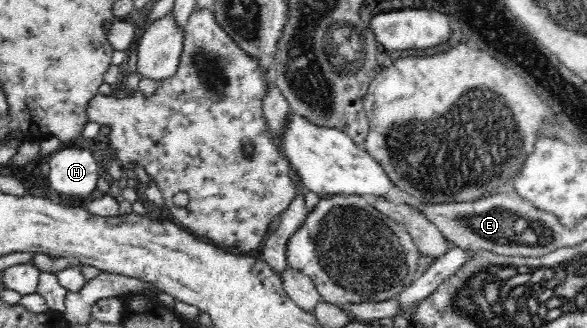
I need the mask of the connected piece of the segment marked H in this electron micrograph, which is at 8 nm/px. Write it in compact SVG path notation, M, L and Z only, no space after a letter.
M69 146L53 153L47 160L50 171L46 185L53 193L53 197L68 197L81 201L89 197L97 189L98 163L94 160L92 151L88 148L75 148Z

